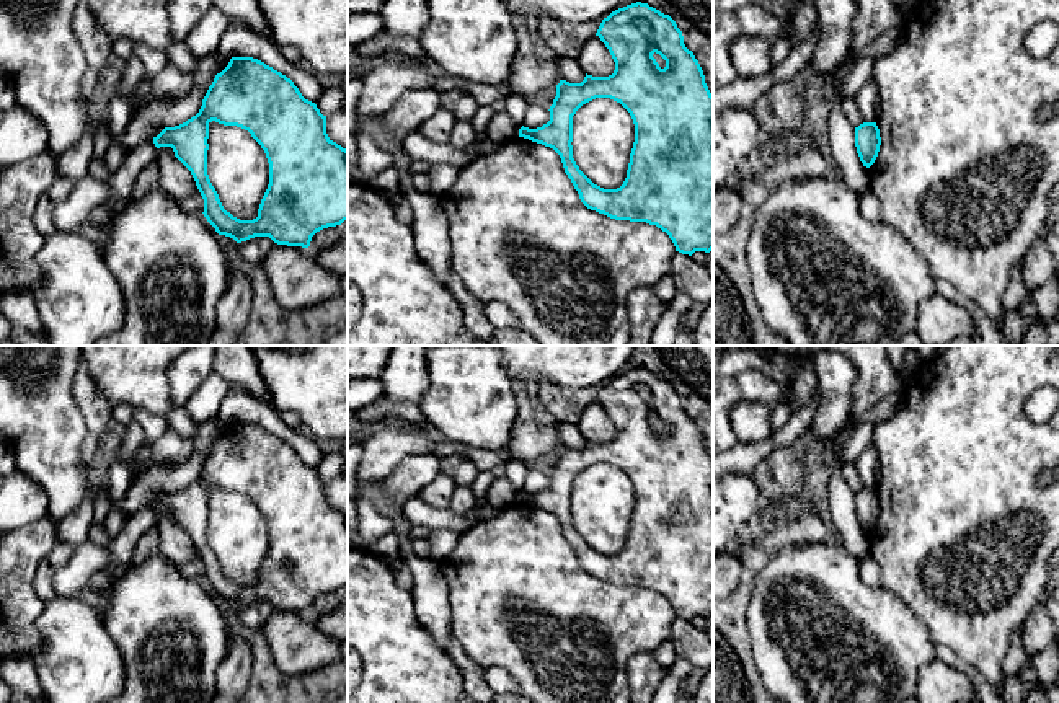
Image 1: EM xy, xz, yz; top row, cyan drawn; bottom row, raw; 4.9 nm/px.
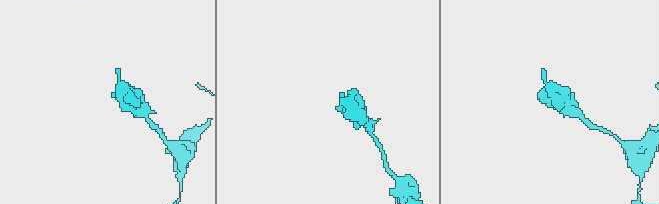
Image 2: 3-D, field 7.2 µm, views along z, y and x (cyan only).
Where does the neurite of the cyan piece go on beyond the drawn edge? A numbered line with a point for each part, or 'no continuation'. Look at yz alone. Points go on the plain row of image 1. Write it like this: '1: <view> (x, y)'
no continuation

